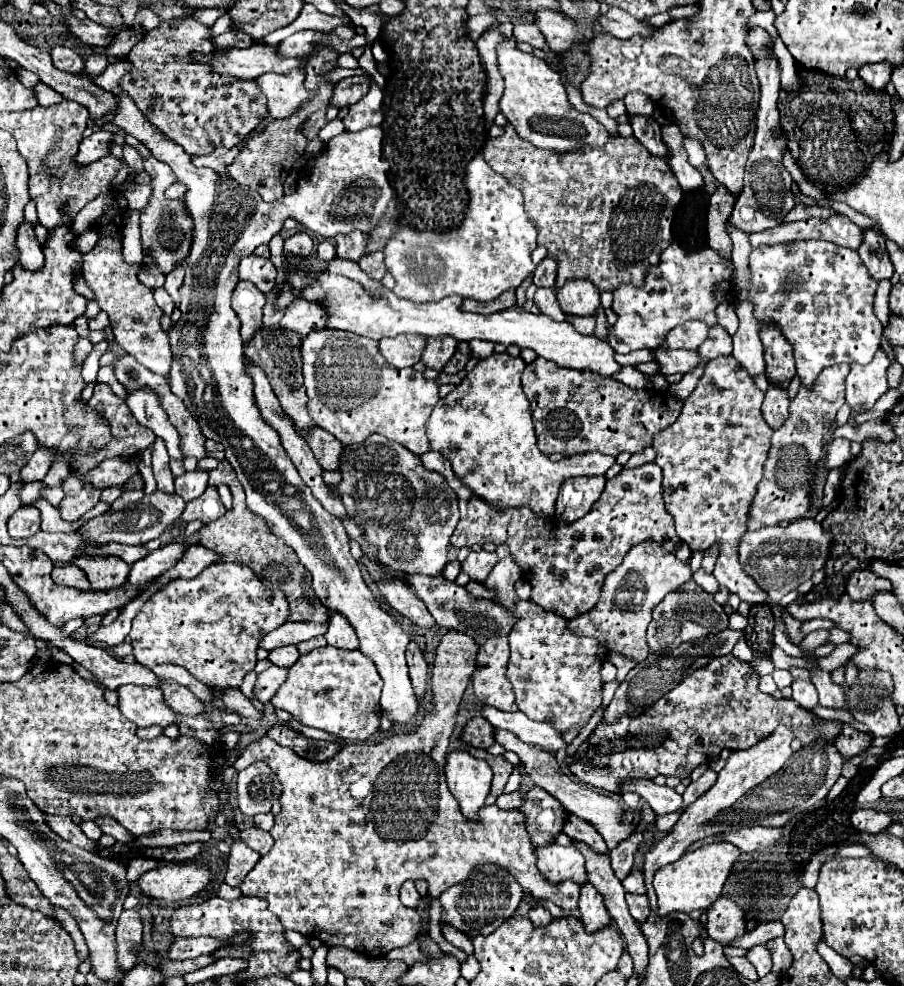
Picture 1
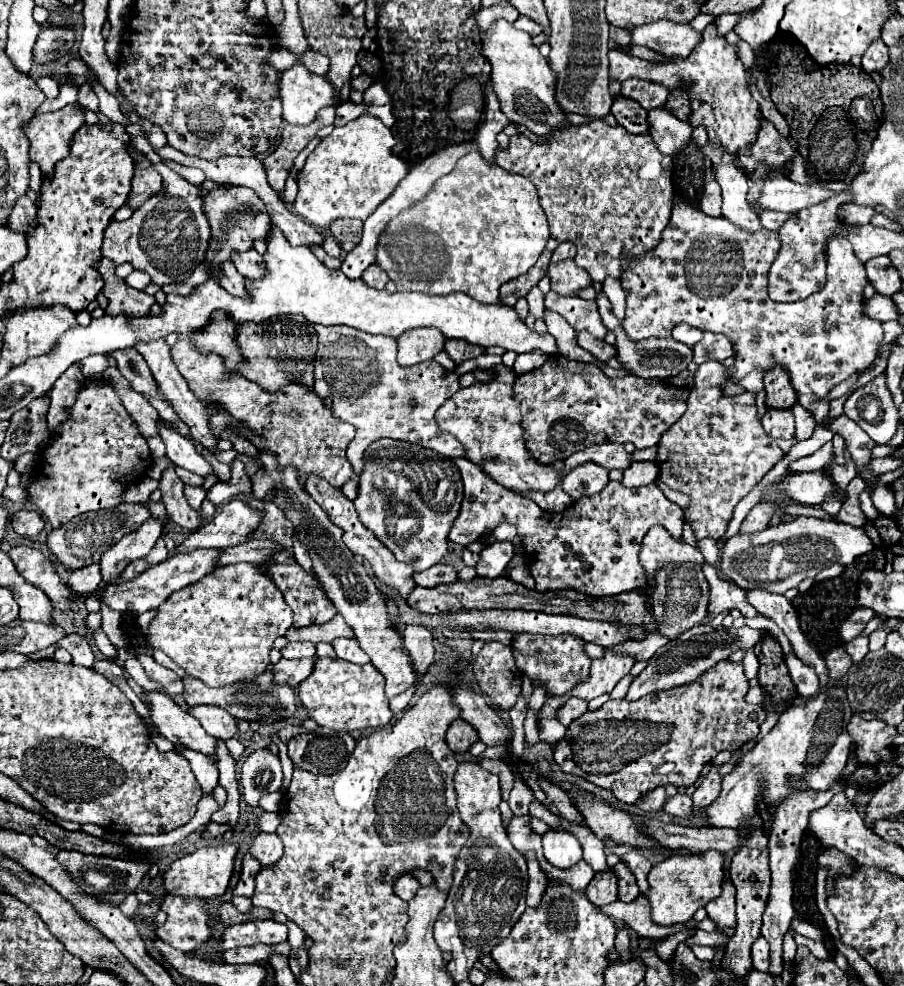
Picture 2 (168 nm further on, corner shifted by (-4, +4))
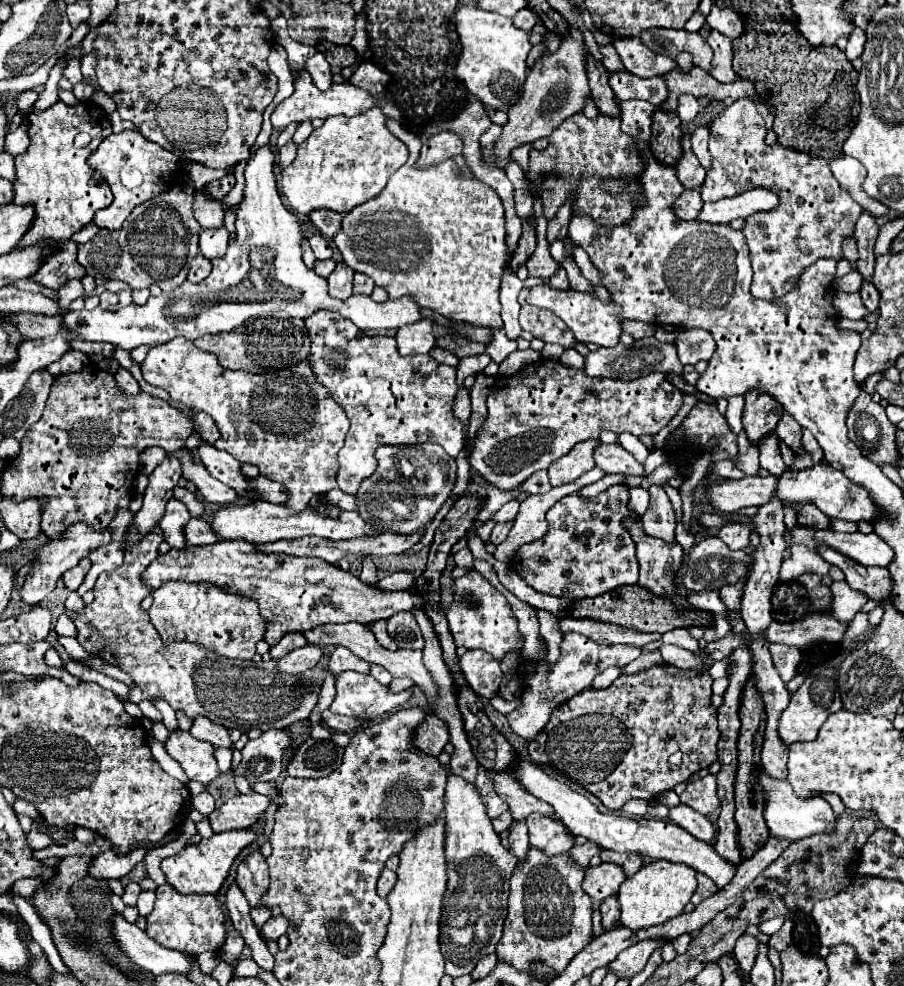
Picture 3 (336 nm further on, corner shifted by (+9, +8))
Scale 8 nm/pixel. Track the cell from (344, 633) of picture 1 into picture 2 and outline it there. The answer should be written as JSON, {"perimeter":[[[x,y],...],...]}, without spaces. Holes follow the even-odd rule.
{"perimeter":[[[336,638],[336,642],[332,642],[334,650],[336,650],[336,656],[342,658],[342,660],[348,660],[348,662],[354,662],[354,664],[364,664],[364,662],[370,662],[370,658],[360,650],[358,642],[354,638]]]}

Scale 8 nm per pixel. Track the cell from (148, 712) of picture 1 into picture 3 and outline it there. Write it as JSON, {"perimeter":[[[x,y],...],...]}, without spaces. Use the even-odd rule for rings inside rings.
{"perimeter":[[[173,732],[165,742],[167,752],[181,764],[189,780],[197,780],[201,784],[209,784],[219,776],[219,768],[213,756],[209,742],[193,738],[189,732]]]}

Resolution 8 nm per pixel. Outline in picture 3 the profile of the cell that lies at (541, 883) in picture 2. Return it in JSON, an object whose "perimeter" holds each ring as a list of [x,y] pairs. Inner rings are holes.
{"perimeter":[[[513,820],[511,828],[509,828],[509,846],[511,852],[523,860],[527,850],[529,850],[529,834],[527,834],[527,826],[523,820]]]}

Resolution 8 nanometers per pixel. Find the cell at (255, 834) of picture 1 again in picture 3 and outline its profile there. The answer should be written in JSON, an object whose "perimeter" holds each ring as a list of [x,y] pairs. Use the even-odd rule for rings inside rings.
{"perimeter":[[[259,852],[245,858],[237,868],[237,880],[235,882],[237,882],[239,890],[243,892],[243,896],[247,898],[251,908],[263,906],[261,898],[269,886],[269,870],[267,870],[265,858]]]}

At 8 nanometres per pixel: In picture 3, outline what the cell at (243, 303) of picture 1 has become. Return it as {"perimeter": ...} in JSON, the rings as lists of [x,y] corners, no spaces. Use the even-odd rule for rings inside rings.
{"perimeter":[[[197,254],[197,256],[191,260],[187,280],[189,280],[189,282],[201,282],[203,278],[207,278],[209,272],[211,272],[211,262],[209,262],[207,258],[203,258],[203,254]]]}

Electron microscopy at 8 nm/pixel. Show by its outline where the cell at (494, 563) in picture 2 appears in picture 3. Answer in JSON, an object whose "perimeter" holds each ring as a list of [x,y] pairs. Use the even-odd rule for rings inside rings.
{"perimeter":[[[507,522],[507,524],[497,524],[497,526],[493,528],[493,532],[491,532],[491,542],[493,542],[495,546],[497,546],[497,544],[501,544],[501,542],[507,538],[507,534],[509,534],[511,526],[513,526],[513,522]]]}

